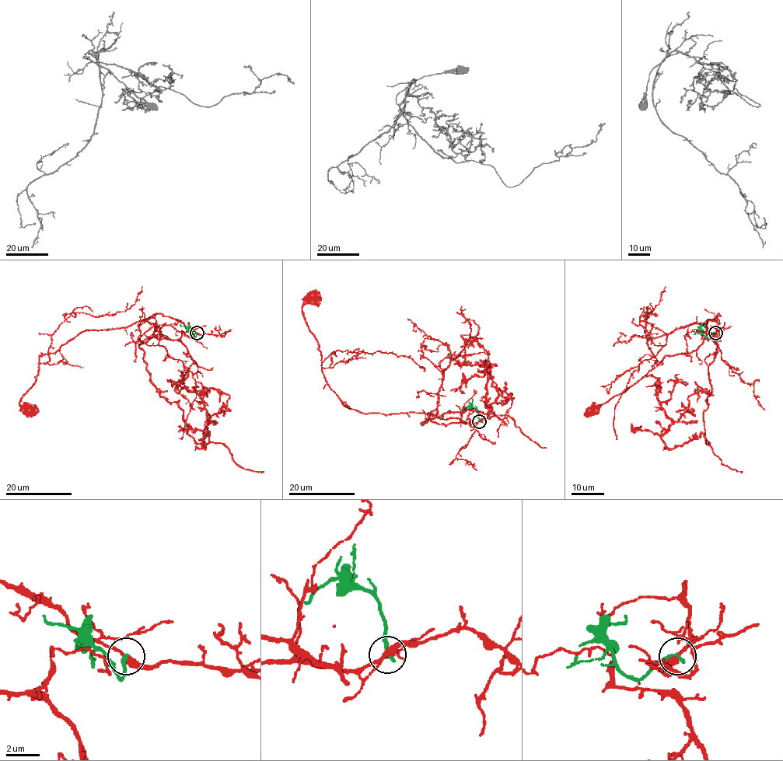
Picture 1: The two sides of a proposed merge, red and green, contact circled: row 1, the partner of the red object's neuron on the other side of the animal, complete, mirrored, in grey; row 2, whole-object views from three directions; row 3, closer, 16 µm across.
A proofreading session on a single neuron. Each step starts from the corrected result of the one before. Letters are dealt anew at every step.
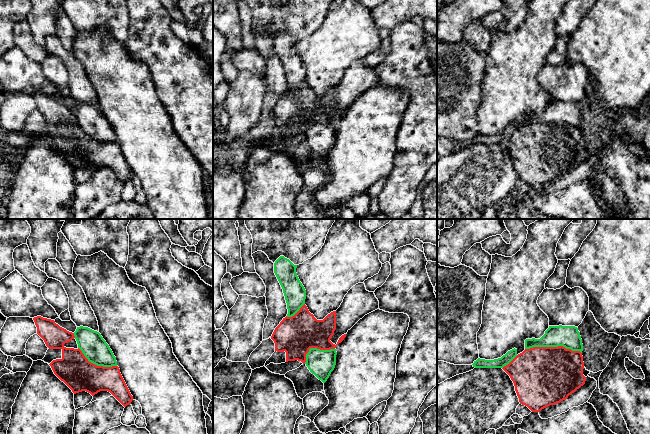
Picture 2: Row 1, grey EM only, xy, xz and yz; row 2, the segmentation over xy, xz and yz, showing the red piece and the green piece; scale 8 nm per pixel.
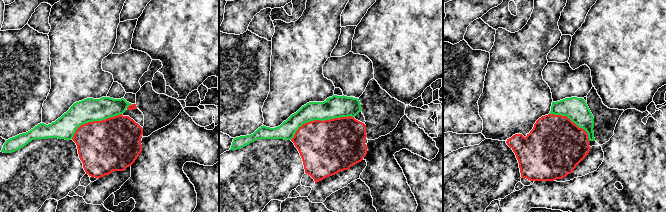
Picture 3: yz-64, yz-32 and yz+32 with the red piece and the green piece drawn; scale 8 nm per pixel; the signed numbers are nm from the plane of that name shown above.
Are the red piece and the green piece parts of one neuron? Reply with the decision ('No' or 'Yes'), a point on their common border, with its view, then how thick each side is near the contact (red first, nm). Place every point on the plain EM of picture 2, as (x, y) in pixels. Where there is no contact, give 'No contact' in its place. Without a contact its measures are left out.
No. Touches red at yz (553, 123). Thickness 480 nm (red) against 180 nm

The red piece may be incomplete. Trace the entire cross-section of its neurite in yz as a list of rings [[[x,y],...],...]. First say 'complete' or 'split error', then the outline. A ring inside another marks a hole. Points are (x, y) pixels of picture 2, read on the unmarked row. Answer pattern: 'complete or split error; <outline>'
complete; [[[558,122],[525,125],[502,145],[513,157],[520,180],[539,188],[583,162],[583,144],[580,127]]]

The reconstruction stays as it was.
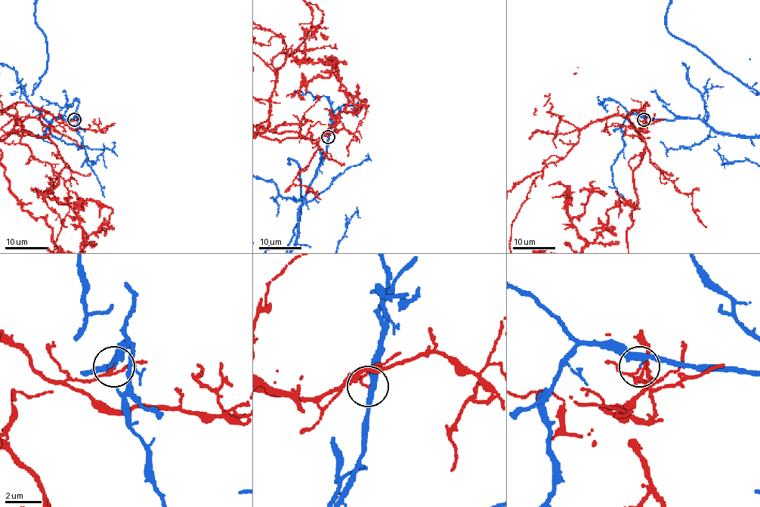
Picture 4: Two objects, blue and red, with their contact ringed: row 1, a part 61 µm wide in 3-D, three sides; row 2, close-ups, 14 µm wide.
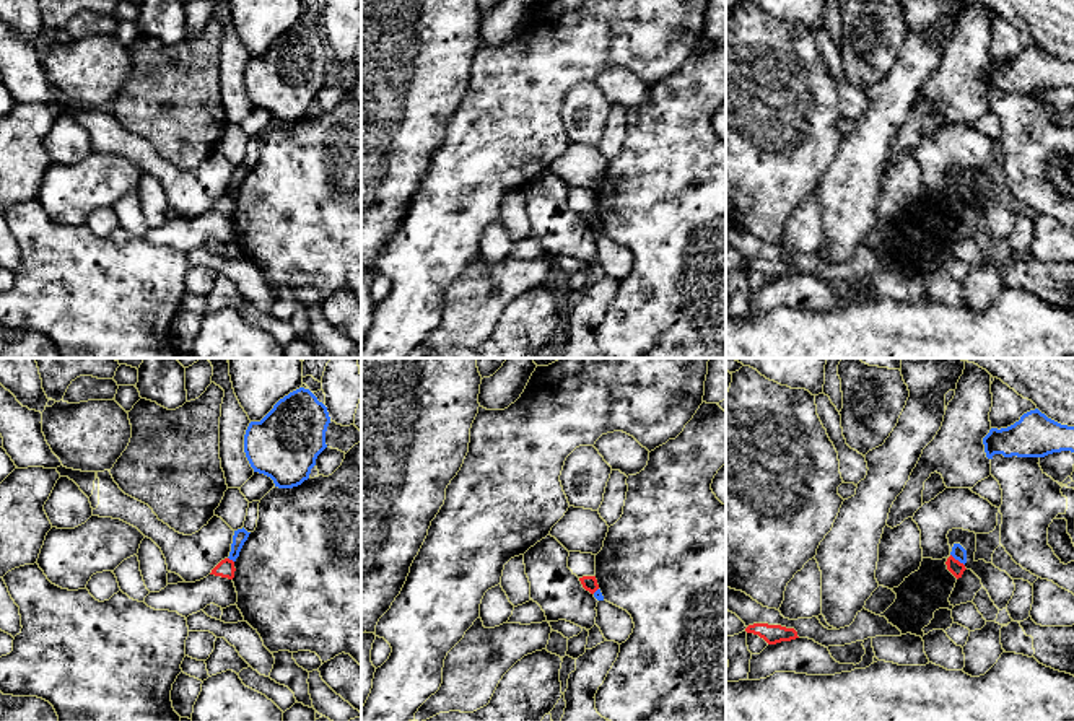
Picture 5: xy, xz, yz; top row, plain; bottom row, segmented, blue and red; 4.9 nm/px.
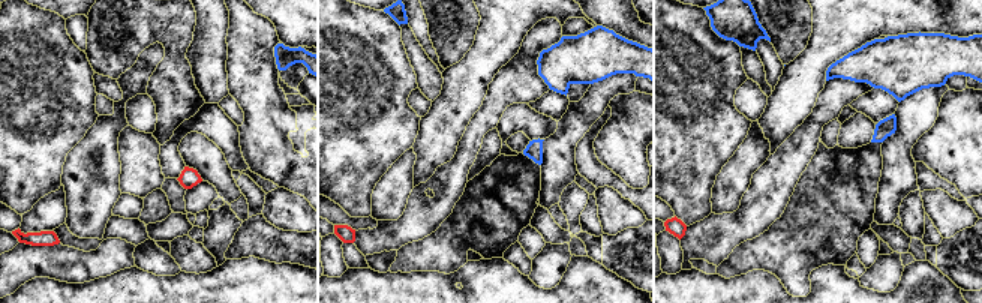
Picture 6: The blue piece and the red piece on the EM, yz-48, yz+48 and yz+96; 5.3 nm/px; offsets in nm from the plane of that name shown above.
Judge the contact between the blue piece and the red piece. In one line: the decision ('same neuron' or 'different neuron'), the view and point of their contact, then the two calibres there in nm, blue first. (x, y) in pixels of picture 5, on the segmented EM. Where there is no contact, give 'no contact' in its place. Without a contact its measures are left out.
different neuron | yz (957, 559) | 70/70 nm

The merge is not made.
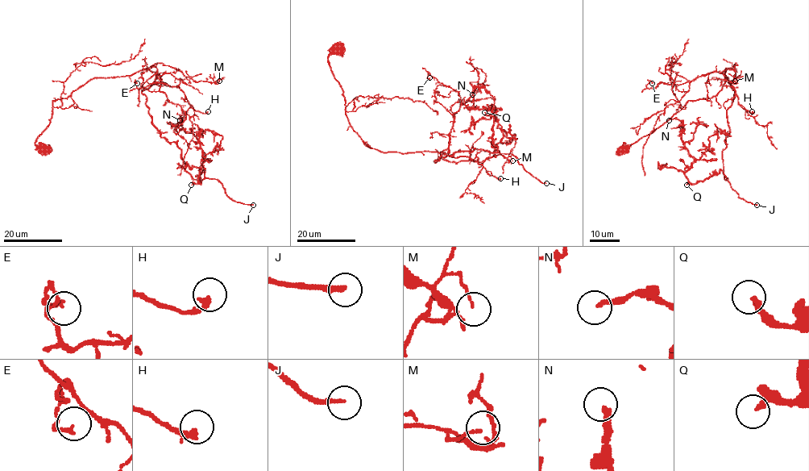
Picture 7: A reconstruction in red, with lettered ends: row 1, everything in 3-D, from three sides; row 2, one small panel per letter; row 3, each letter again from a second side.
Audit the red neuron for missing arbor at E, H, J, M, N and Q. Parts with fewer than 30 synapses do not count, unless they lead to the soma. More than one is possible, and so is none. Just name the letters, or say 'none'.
H, J, Q

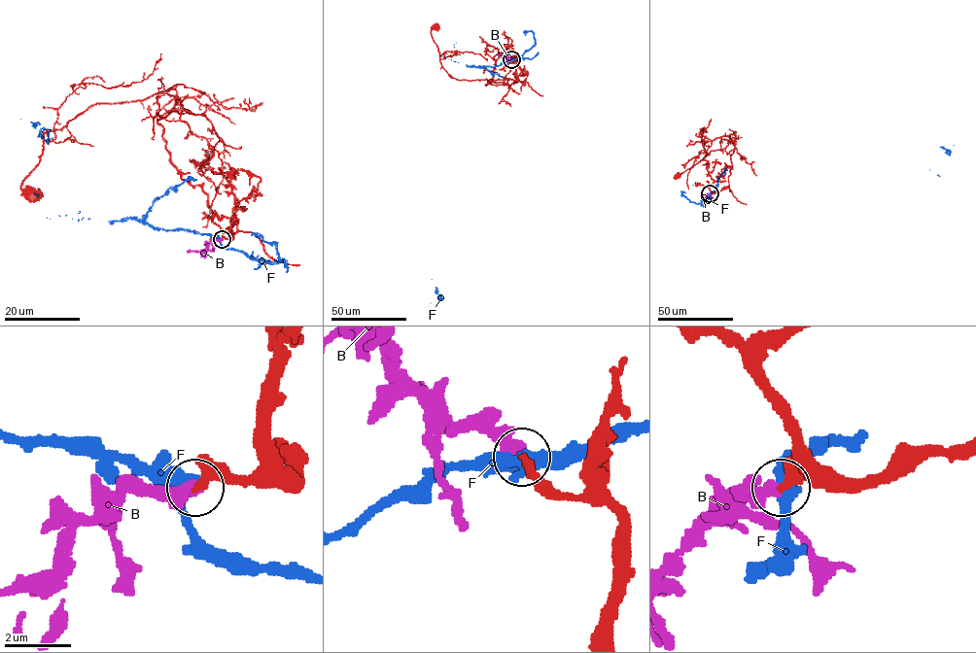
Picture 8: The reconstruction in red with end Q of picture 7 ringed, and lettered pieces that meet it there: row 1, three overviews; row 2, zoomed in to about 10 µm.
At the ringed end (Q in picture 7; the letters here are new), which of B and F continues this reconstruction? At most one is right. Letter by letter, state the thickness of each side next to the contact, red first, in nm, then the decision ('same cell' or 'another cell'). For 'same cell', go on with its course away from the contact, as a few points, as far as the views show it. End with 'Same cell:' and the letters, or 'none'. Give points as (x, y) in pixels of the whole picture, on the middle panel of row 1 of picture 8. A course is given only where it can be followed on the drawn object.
B: 280/240 nm | same cell | via (511, 59), (505, 54), (498, 55)
F: 360/420 nm | another cell
Same cell: B

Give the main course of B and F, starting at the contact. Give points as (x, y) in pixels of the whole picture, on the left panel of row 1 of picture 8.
B: (222, 239), (213, 239), (204, 250), (187, 251)
F: (222, 239), (154, 228), (145, 222), (146, 212), (169, 189), (175, 189), (44, 139), (39, 132), (43, 127)

